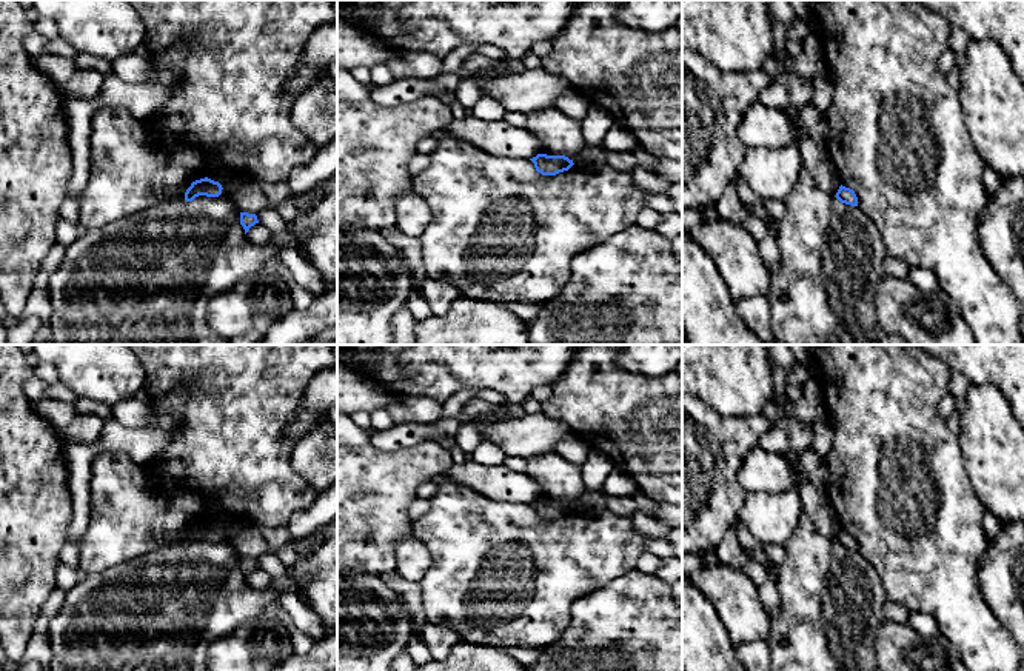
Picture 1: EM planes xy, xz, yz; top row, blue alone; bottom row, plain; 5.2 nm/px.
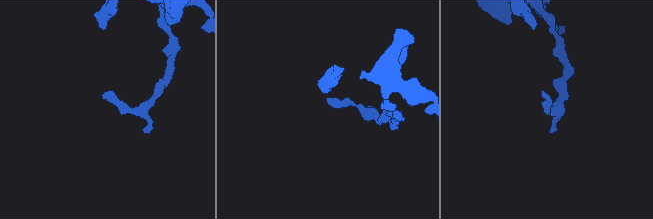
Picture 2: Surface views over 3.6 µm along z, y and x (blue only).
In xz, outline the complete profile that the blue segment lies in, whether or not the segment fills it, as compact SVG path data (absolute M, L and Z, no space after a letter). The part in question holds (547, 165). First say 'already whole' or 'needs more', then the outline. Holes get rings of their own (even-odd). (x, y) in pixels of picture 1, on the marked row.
already whole; M537 154L530 159L534 163L534 168L542 175L556 175L559 172L568 171L574 163L565 155L547 155Z

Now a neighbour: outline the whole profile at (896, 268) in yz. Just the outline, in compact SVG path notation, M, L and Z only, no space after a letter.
M887 255L887 259L884 260L884 274L888 277L904 279L909 275L909 271L910 266L899 259Z

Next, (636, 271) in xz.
M633 225L602 245L579 252L571 260L570 280L564 289L540 305L537 315L527 322L527 328L531 345L682 345L682 263L671 254L671 240L659 235L654 229Z

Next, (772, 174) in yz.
M791 142L779 149L747 148L739 174L764 200L787 200L802 168L799 146Z

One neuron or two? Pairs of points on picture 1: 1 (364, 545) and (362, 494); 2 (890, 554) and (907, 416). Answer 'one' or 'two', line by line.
1: one
2: one

